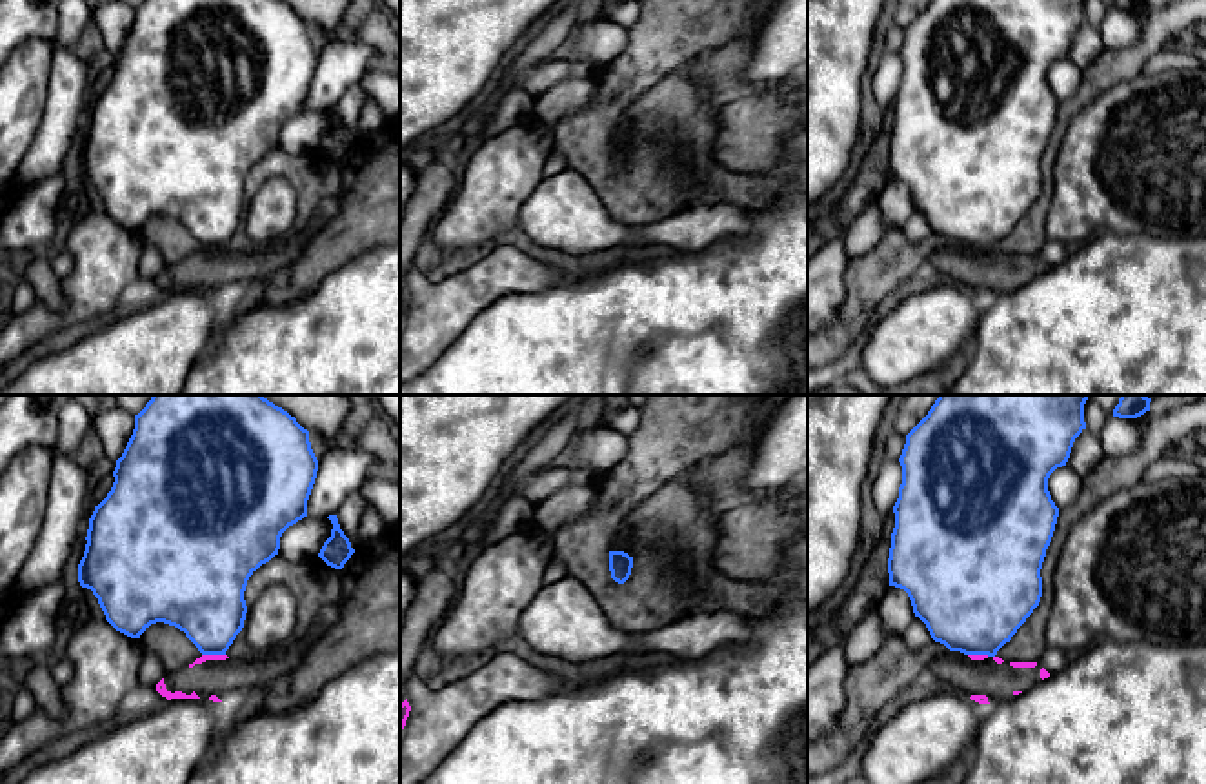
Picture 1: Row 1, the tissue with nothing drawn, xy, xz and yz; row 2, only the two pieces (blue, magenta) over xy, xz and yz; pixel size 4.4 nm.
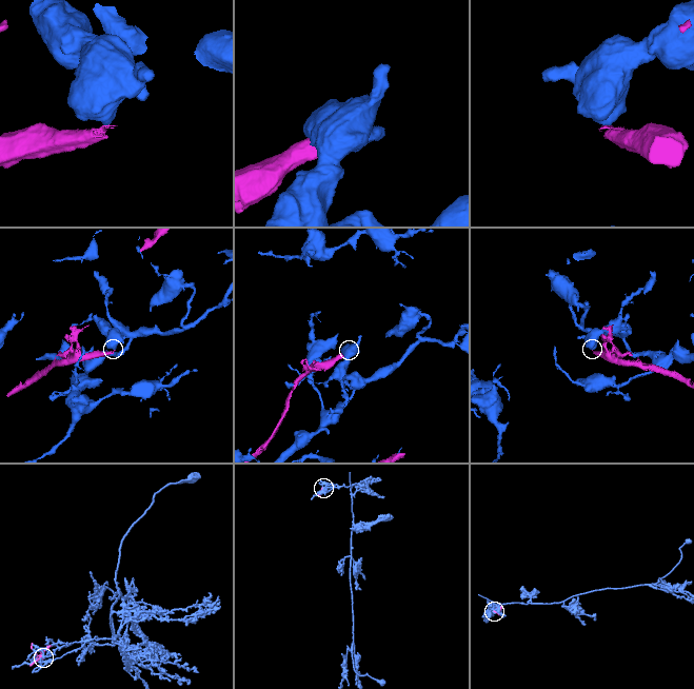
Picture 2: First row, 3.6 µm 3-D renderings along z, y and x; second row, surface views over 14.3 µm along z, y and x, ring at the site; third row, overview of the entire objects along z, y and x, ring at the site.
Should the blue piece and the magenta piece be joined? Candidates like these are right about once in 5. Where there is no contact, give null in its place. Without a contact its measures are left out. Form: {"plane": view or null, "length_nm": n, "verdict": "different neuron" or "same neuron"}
{"plane": "xy", "length_nm": 100, "verdict": "different neuron"}

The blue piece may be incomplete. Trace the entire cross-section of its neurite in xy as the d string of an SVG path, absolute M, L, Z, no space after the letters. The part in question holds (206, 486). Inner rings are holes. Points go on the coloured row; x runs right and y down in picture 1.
M153 395L135 415L113 487L89 518L78 582L98 598L106 620L131 638L164 622L184 631L202 655L226 655L244 628L247 580L278 555L282 533L307 517L317 471L309 431L262 395Z

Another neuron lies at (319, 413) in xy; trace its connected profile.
M262 395L287 411L309 433L324 438L337 435L347 415L355 395Z

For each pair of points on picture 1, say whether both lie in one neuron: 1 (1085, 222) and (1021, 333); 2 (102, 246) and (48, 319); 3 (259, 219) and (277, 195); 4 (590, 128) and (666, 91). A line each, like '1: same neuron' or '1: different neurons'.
1: different neurons
2: same neuron
3: same neuron
4: different neurons

